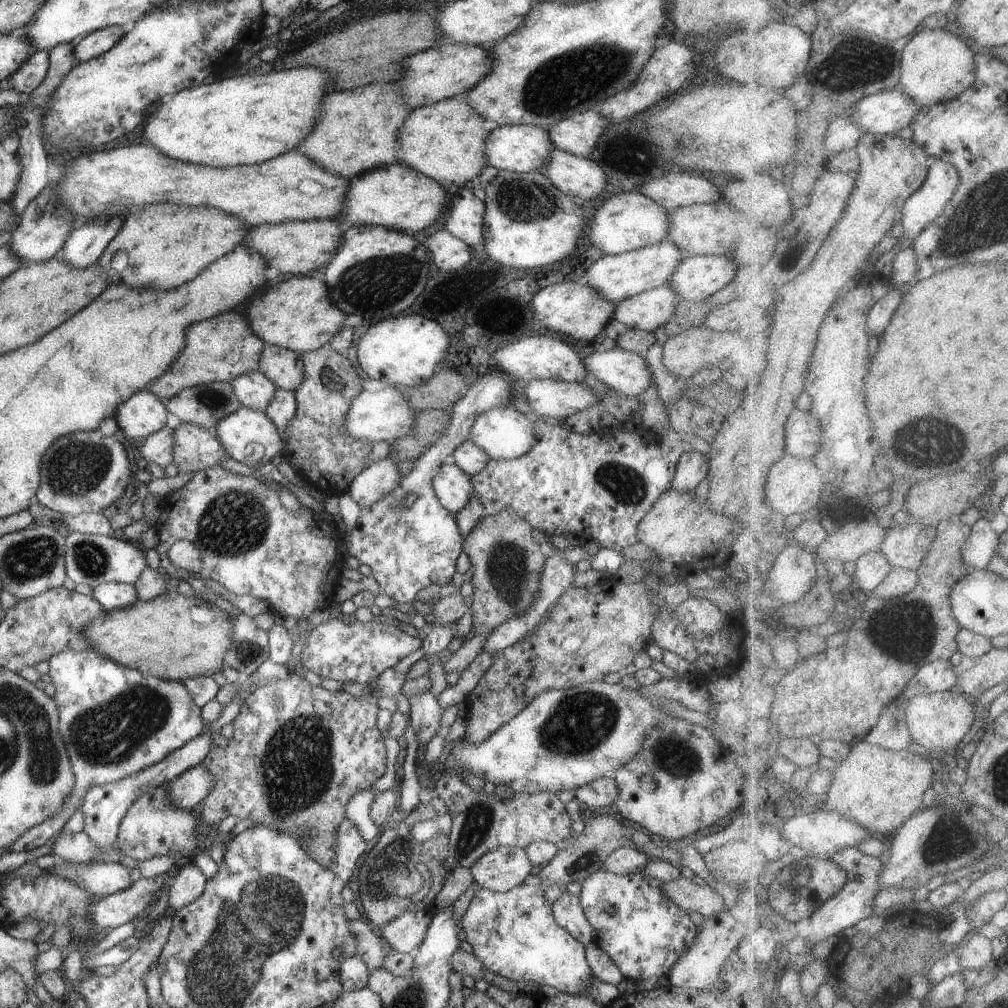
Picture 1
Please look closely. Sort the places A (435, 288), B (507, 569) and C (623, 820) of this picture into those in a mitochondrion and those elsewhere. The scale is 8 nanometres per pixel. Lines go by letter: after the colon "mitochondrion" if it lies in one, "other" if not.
A: other
B: mitochondrion
C: other

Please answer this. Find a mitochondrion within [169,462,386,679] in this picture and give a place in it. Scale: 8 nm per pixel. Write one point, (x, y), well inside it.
(235, 522)

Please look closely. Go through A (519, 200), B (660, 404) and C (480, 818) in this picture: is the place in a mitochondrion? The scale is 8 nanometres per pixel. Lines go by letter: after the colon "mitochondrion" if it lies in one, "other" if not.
A: mitochondrion
B: other
C: mitochondrion

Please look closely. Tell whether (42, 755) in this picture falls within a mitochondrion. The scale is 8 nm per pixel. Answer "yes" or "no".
yes

